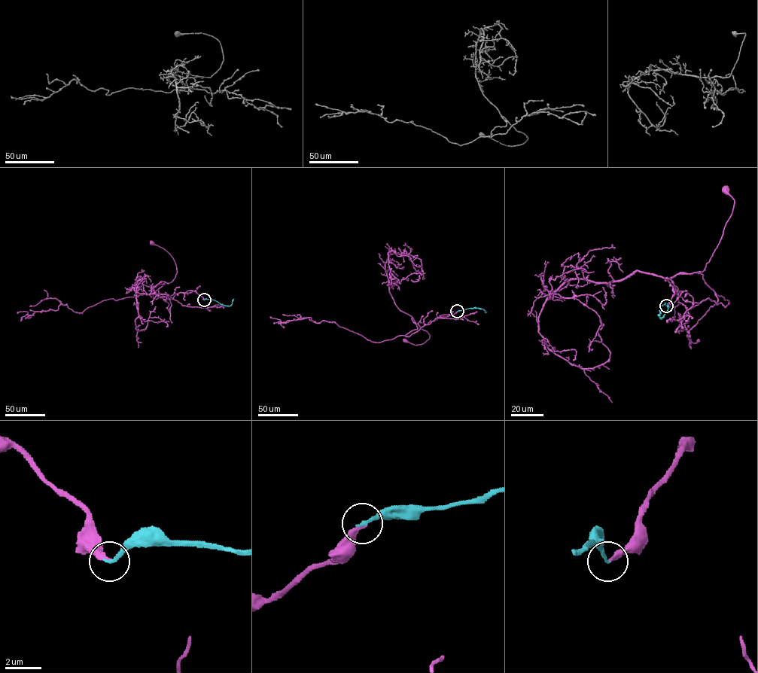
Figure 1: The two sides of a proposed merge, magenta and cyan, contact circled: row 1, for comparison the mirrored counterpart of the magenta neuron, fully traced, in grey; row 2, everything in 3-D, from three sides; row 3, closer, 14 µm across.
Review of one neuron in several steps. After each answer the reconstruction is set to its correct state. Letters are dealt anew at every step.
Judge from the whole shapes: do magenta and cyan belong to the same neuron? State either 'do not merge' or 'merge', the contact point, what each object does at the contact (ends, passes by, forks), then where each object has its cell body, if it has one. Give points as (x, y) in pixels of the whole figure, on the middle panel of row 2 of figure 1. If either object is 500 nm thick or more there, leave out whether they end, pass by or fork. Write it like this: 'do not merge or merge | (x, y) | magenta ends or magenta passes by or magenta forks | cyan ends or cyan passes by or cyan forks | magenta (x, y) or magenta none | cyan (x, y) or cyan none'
merge | (457, 311) | magenta ends | cyan ends | magenta (404, 340) | cyan none

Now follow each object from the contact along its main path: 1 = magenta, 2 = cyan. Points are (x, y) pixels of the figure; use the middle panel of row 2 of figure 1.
1: (457, 312), (440, 315), (405, 335), (417, 329), (416, 324), (430, 335), (424, 342), (404, 340)
2: (457, 311), (476, 308), (487, 312)

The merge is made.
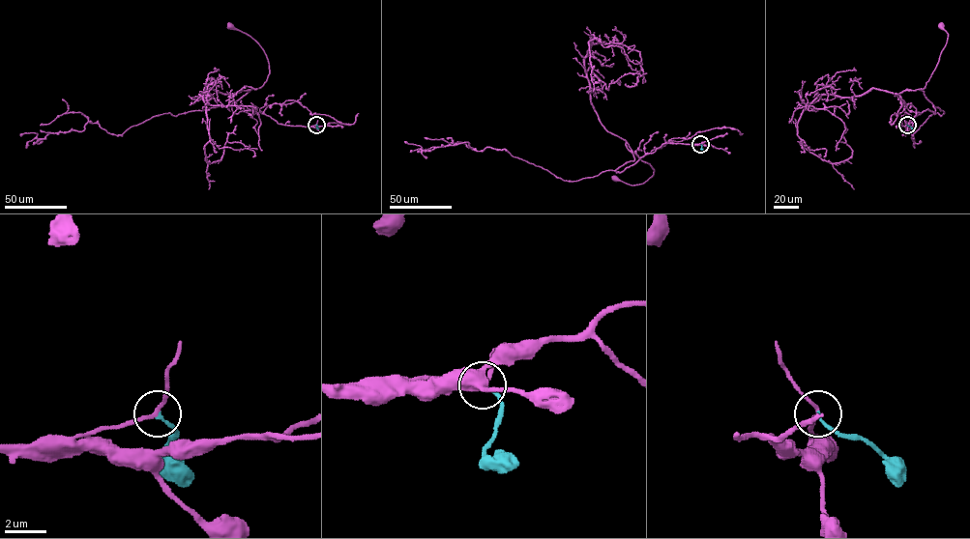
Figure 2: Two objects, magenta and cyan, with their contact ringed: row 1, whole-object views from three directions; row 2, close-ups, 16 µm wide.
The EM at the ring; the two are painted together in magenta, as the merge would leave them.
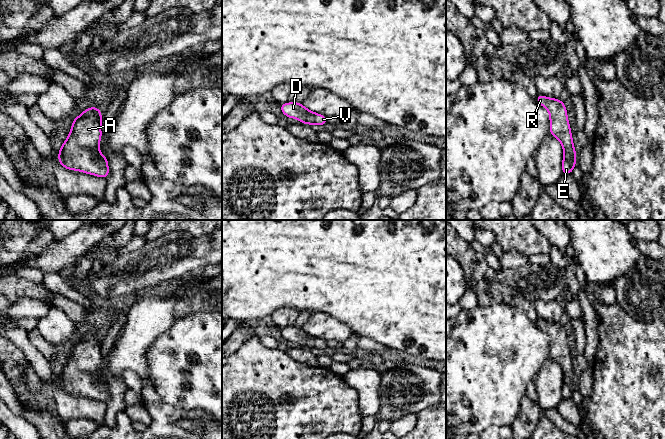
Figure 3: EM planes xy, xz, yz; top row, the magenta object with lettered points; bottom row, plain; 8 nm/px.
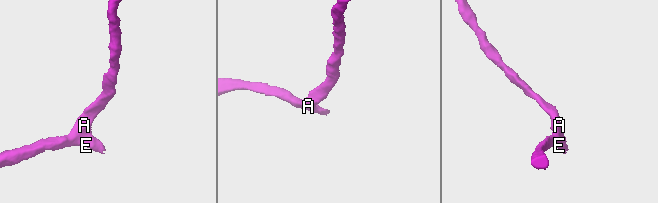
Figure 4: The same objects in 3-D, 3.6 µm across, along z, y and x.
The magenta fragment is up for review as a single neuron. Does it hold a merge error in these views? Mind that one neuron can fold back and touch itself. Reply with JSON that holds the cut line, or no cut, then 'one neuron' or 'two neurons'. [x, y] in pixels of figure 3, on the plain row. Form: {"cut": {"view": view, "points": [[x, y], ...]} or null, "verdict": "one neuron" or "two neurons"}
{"cut": null, "verdict": "one neuron"}

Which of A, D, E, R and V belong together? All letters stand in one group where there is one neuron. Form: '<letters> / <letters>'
A D E R V

